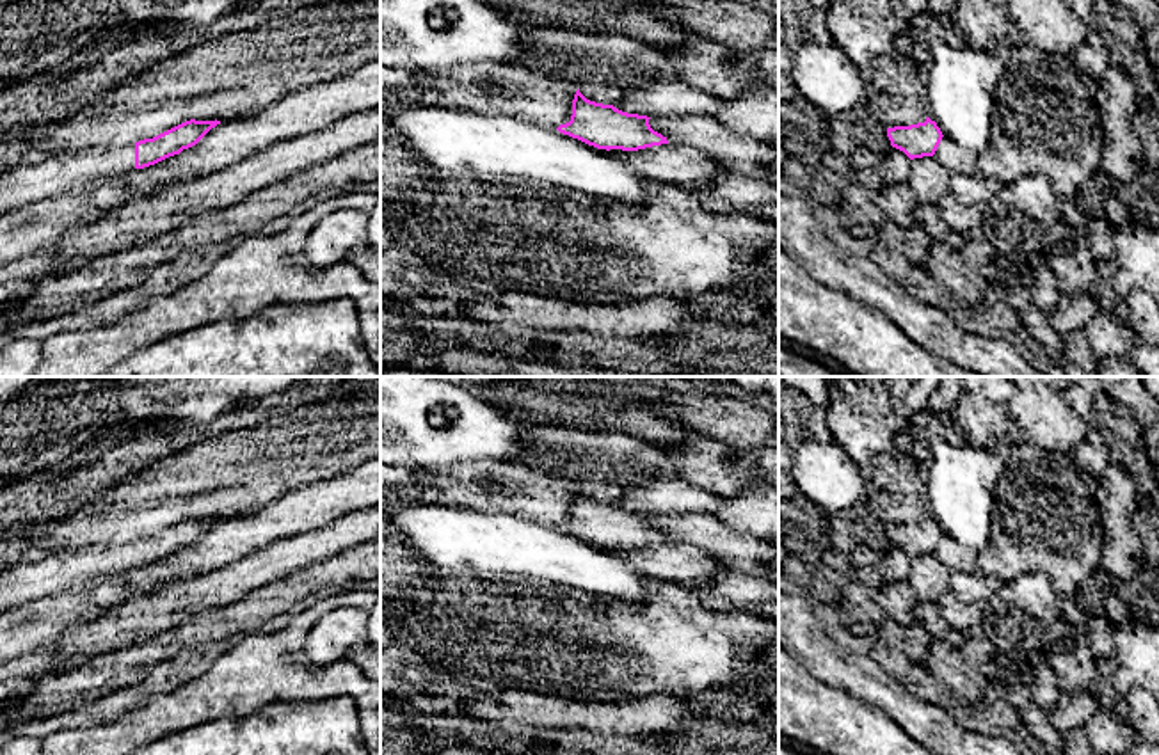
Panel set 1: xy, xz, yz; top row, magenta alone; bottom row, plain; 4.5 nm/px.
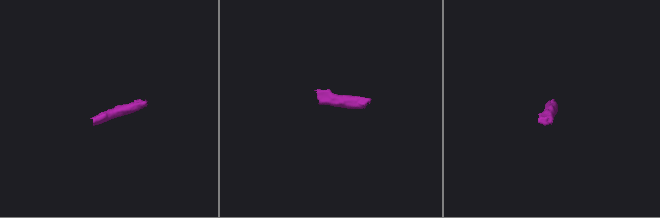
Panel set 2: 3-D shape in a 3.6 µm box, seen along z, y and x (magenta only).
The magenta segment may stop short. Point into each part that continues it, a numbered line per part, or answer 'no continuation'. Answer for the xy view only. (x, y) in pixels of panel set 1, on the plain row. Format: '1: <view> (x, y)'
1: xy (27, 581)

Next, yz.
no continuation

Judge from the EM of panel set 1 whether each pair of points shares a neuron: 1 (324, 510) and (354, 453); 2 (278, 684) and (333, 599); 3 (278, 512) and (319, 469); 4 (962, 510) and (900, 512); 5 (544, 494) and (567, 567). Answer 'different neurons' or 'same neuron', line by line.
1: different neurons
2: same neuron
3: different neurons
4: different neurons
5: different neurons

